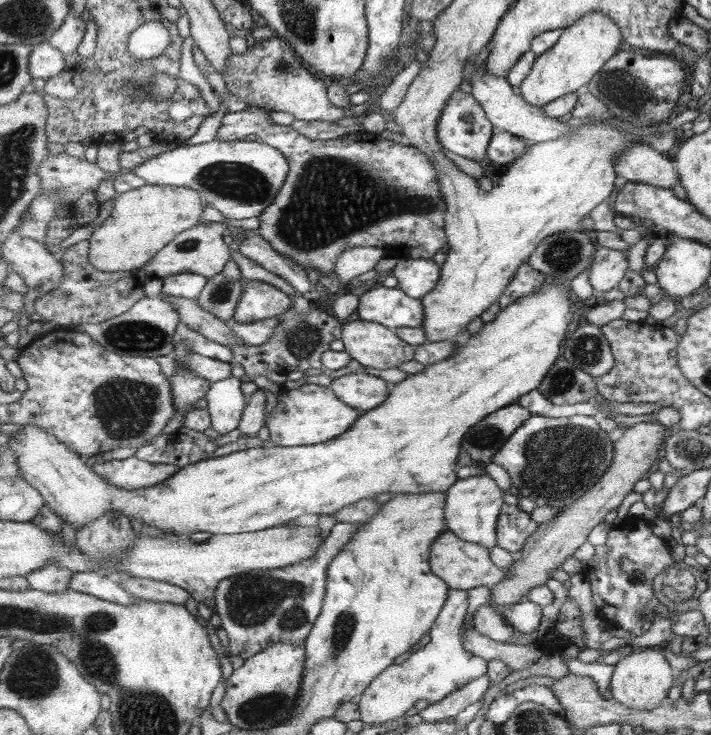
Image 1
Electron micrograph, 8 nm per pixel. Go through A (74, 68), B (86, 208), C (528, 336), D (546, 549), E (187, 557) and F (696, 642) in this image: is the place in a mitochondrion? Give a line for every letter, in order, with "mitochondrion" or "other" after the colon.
A: other
B: other
C: other
D: other
E: other
F: other

